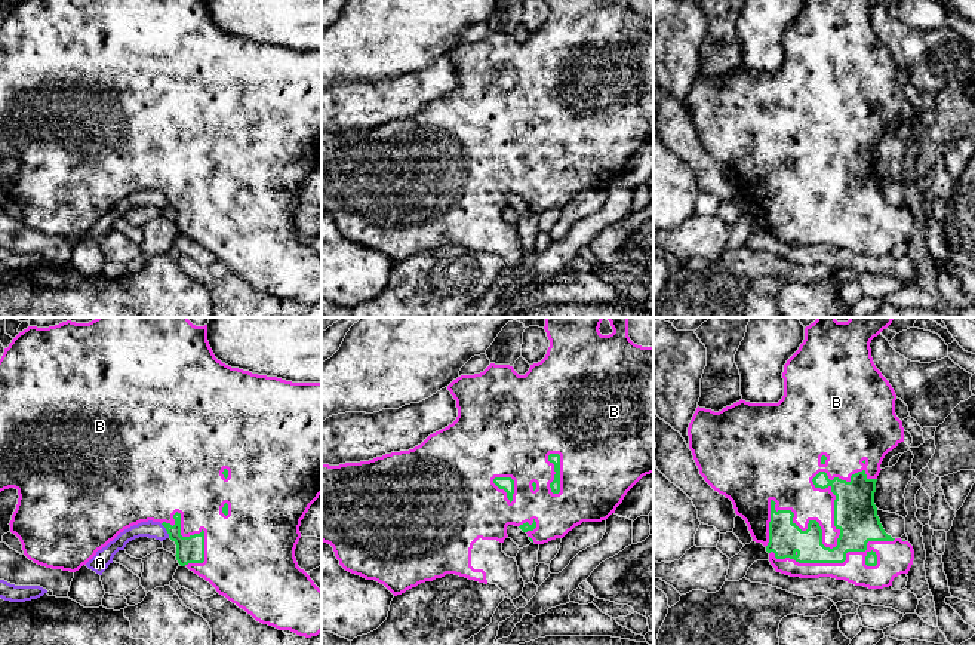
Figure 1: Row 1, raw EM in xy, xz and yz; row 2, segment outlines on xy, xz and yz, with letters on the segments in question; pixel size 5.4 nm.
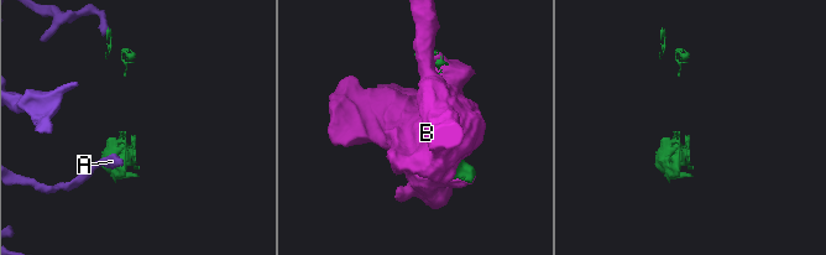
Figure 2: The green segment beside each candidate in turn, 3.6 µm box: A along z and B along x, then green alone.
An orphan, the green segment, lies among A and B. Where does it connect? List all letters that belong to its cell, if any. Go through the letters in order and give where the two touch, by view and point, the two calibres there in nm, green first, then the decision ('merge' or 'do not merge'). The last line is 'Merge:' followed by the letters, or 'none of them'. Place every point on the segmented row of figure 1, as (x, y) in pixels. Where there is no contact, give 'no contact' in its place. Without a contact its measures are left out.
A: xy (166, 530) | 140/100 nm | do not merge
B: yz (837, 543) | 240/180 nm | merge
Merge: B

